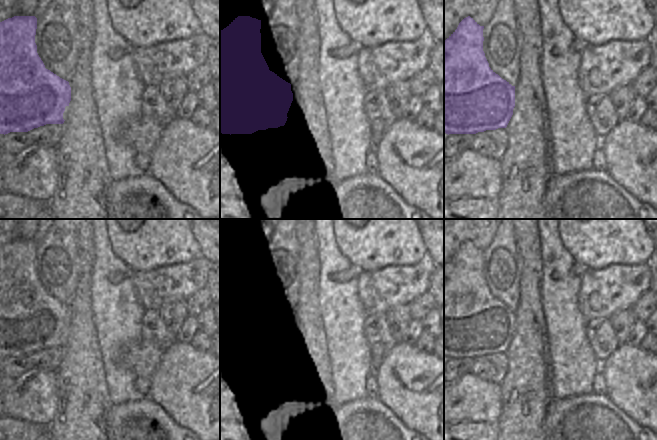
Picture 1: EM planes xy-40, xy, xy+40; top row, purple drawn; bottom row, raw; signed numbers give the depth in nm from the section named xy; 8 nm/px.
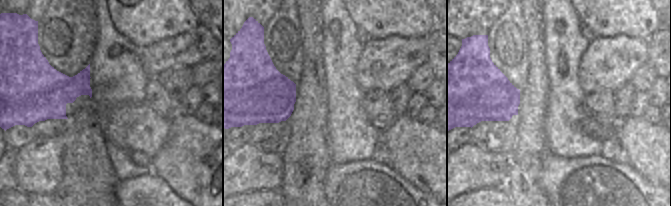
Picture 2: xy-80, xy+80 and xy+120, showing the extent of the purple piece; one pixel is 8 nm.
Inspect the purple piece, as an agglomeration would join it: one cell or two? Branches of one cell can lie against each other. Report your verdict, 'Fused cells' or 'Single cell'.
Fused cells

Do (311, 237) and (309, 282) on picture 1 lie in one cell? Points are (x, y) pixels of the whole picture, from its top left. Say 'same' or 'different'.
same

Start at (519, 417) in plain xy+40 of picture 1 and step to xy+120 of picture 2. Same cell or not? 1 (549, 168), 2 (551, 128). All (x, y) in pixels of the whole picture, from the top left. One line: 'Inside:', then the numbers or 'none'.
Inside: none

